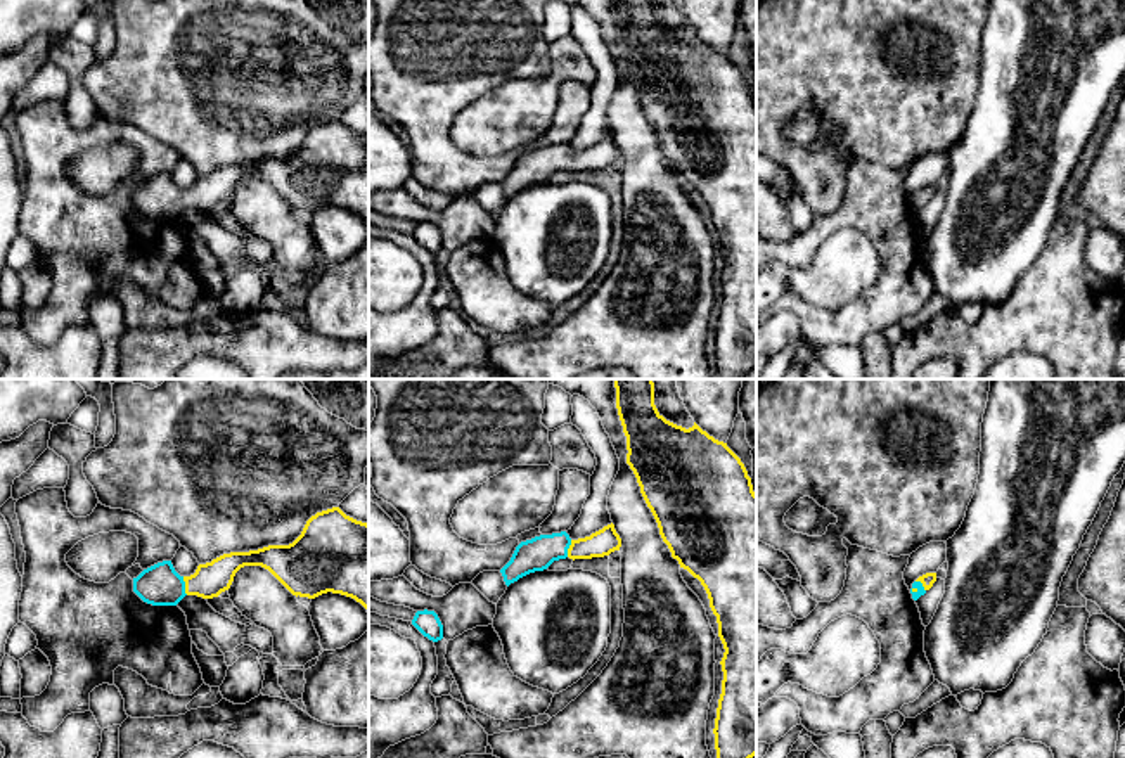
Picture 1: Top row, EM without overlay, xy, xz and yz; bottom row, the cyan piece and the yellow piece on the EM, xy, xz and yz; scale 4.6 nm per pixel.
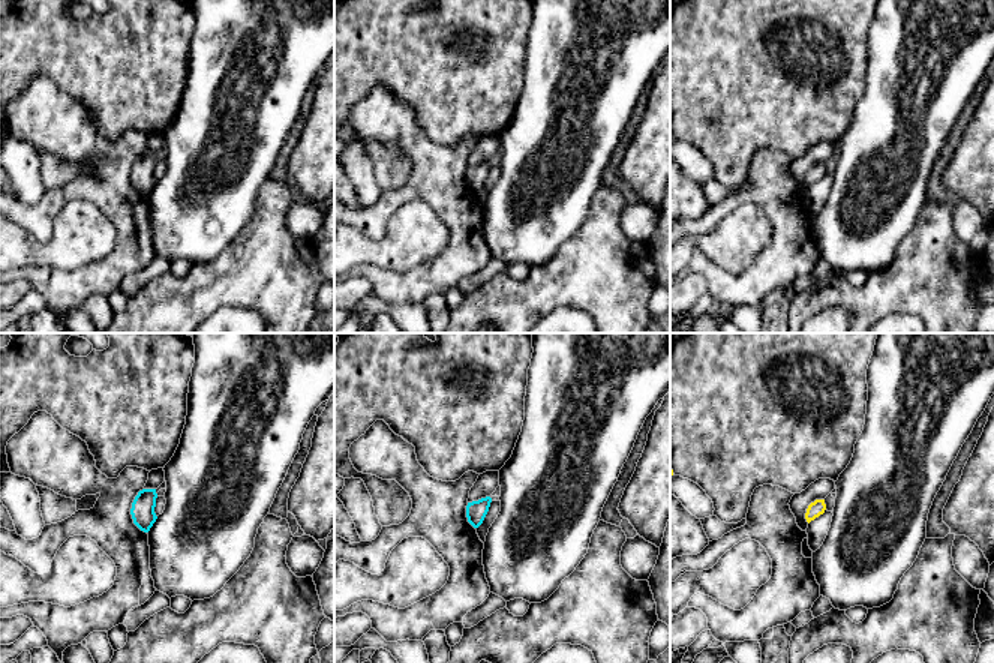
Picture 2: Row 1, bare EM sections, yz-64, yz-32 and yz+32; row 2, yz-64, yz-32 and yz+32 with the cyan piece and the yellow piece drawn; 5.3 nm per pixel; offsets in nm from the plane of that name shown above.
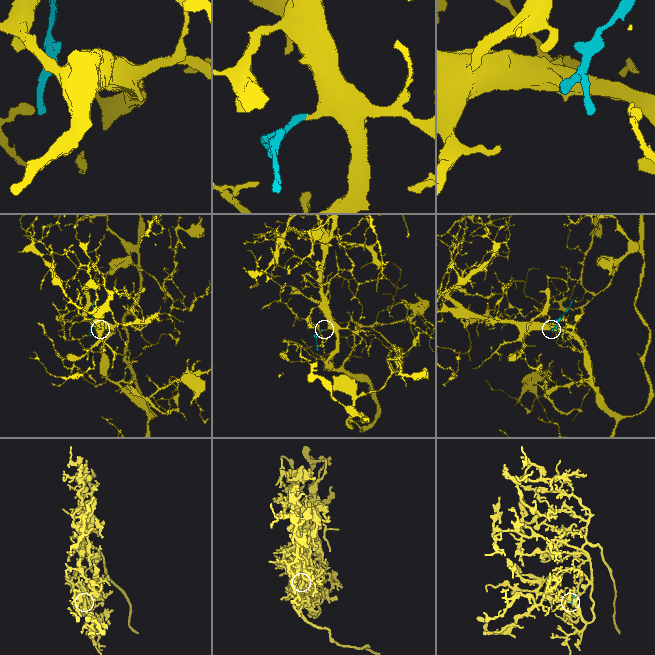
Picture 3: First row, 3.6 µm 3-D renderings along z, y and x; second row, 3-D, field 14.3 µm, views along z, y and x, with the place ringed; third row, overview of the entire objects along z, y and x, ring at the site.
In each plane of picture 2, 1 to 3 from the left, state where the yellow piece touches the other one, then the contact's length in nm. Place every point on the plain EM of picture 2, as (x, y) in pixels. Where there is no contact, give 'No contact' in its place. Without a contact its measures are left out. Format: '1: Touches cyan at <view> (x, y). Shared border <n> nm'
1: No contact
2: No contact
3: No contact

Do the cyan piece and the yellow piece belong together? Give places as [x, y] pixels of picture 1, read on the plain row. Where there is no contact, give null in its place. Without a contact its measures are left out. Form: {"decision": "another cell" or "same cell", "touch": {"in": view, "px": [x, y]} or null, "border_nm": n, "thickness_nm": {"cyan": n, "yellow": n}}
{"decision": "same cell", "touch": {"in": "xy", "px": [184, 198]}, "border_nm": 90, "thickness_nm": {"cyan": 190, "yellow": 160}}

